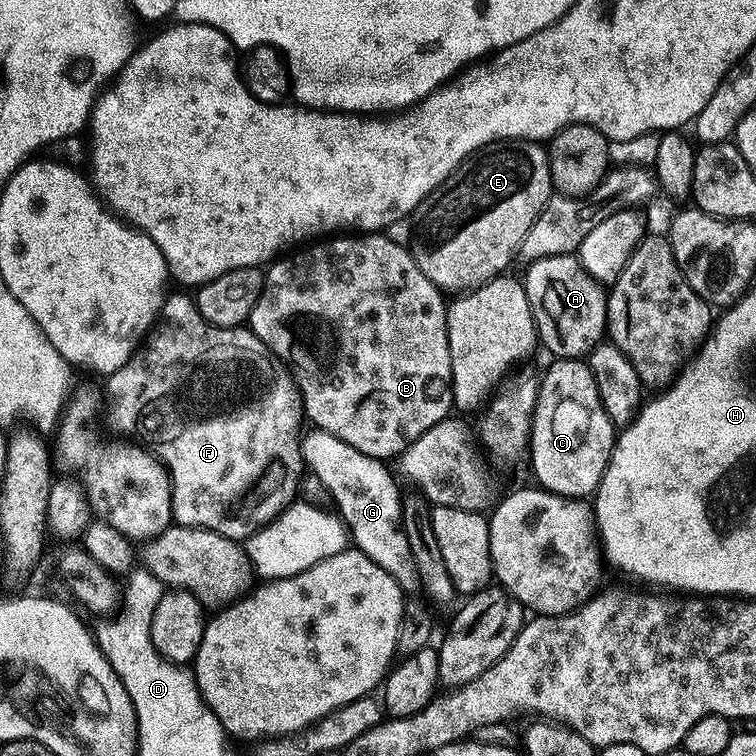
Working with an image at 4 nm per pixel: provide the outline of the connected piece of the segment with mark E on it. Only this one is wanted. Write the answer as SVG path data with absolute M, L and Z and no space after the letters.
M502 140L495 144L488 144L484 148L478 149L477 152L472 153L471 156L467 156L452 171L450 178L446 178L446 182L442 182L442 186L438 186L431 192L412 212L410 217L412 224L410 251L412 257L414 258L414 262L418 262L418 270L422 270L422 274L426 274L426 278L430 278L430 282L434 282L434 286L440 289L441 292L445 294L463 294L472 291L474 288L480 288L486 281L501 275L507 269L504 267L512 259L514 261L517 259L522 238L526 238L526 230L530 230L530 226L534 226L534 218L538 218L538 214L542 214L546 202L554 194L552 171L548 165L548 152L540 148L543 147L539 143L530 140Z

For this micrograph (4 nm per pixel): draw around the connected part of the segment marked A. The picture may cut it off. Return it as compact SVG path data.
M575 255L547 256L538 262L527 265L528 273L522 276L522 283L526 290L526 298L530 302L532 317L536 323L536 335L539 343L544 344L556 358L565 360L579 360L587 357L588 353L596 349L596 345L605 339L608 327L608 292L605 285L594 279Z

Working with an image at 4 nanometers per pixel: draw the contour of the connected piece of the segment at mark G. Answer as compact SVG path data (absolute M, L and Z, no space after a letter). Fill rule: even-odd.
M312 430L309 436L307 433L303 437L302 455L310 472L324 483L325 490L336 502L335 511L344 521L351 543L378 562L378 566L390 573L401 588L417 587L416 563L412 561L406 534L400 526L402 491L396 485L389 465L362 454L362 450L354 450L354 446L342 442L342 438L334 438L334 434L319 430Z

